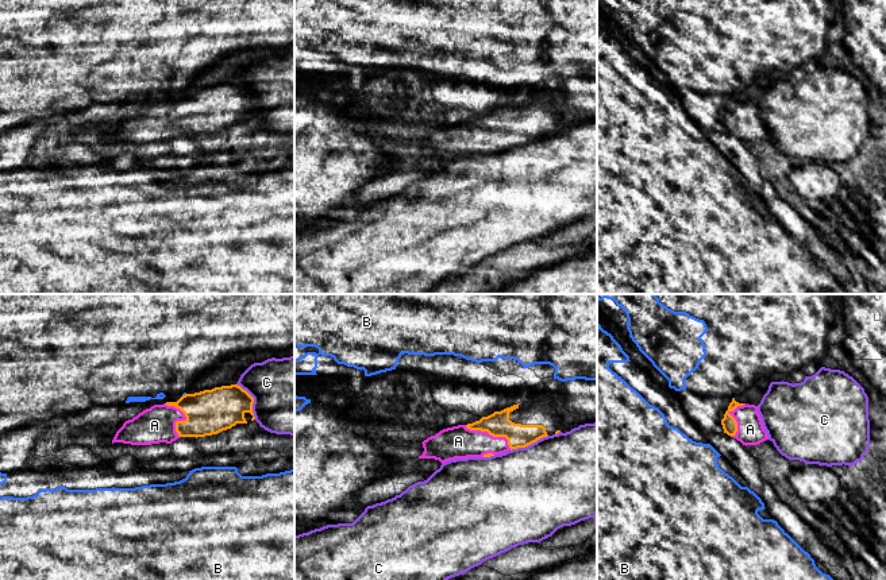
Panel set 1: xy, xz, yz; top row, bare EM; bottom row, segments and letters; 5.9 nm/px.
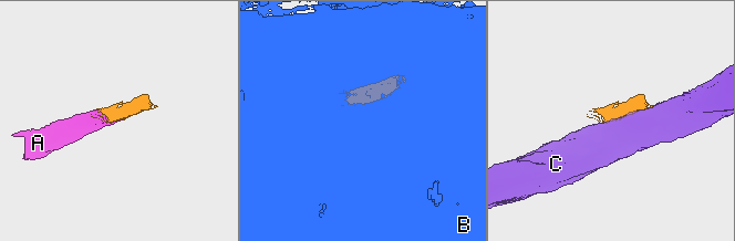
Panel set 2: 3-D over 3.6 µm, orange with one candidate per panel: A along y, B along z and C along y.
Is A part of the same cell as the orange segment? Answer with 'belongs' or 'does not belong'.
belongs

